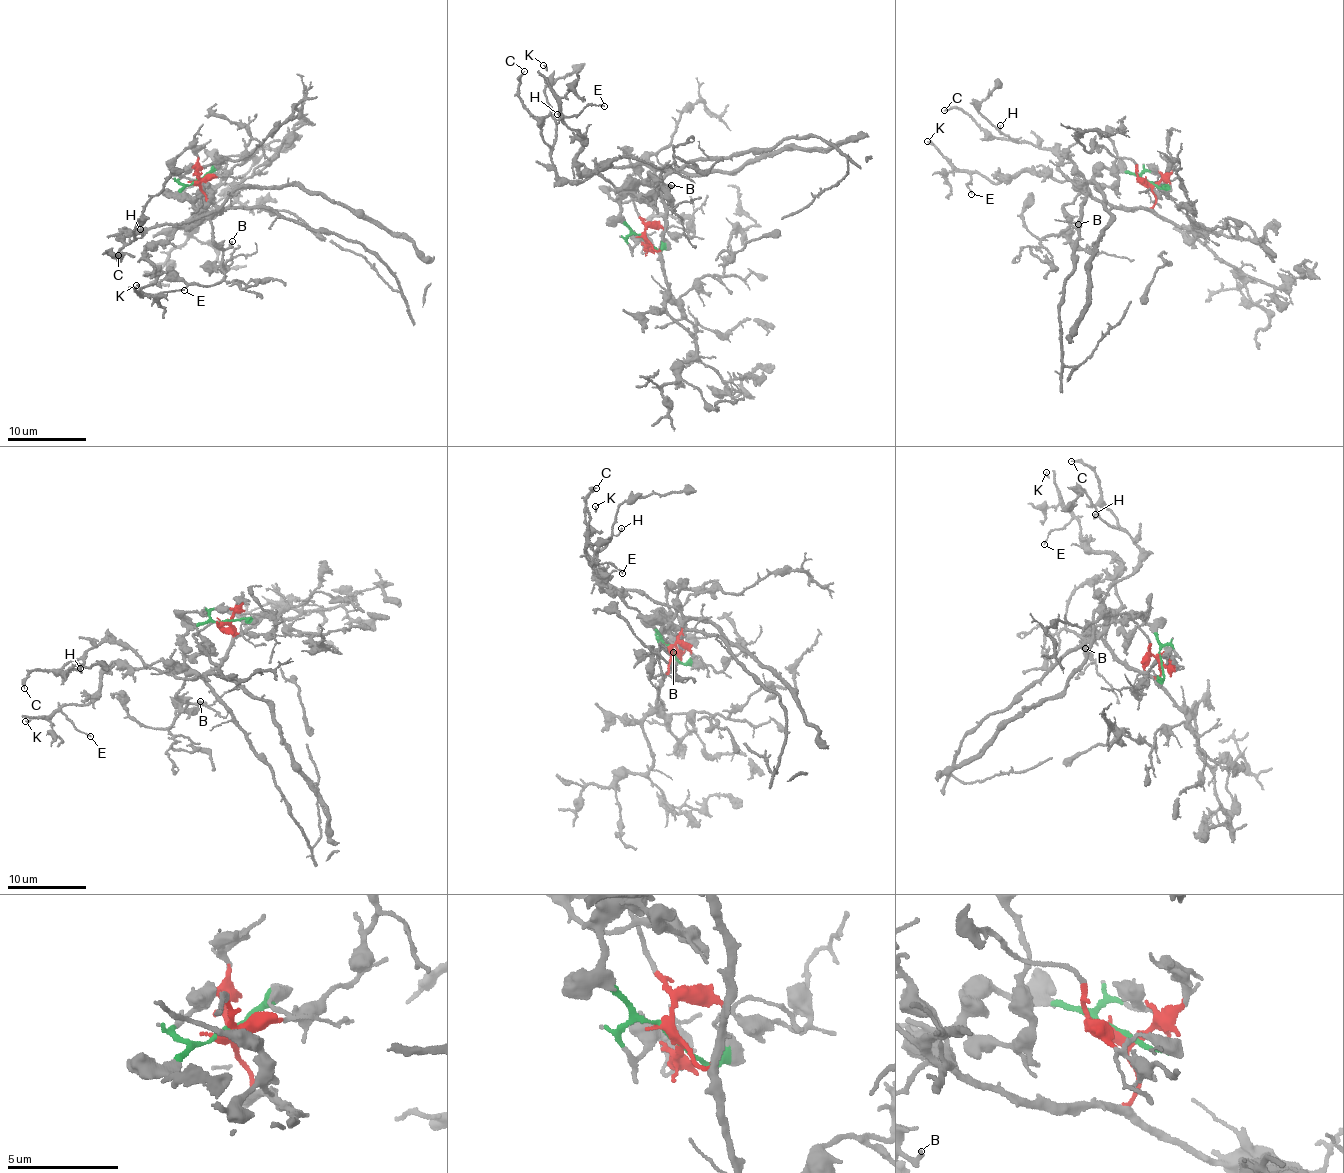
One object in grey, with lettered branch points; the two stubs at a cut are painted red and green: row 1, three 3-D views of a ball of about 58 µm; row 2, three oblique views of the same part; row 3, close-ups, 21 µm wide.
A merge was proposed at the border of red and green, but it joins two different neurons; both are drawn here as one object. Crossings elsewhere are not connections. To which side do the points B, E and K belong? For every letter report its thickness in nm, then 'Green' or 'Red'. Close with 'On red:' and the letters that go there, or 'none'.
B: Thickness 240 nm. Green
E: Thickness 130 nm. Green
K: Thickness 120 nm. Green
On red: none

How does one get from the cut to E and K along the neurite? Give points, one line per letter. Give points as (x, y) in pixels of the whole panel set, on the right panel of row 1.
E: (1148, 183), (1098, 167), (1087, 182), (1063, 182), (1049, 170), (998, 181), (975, 173), (966, 185), (971, 194)
K: (1148, 183), (1098, 167), (1087, 182), (1063, 182), (1049, 170), (1022, 171), (998, 181), (959, 170), (927, 140)

